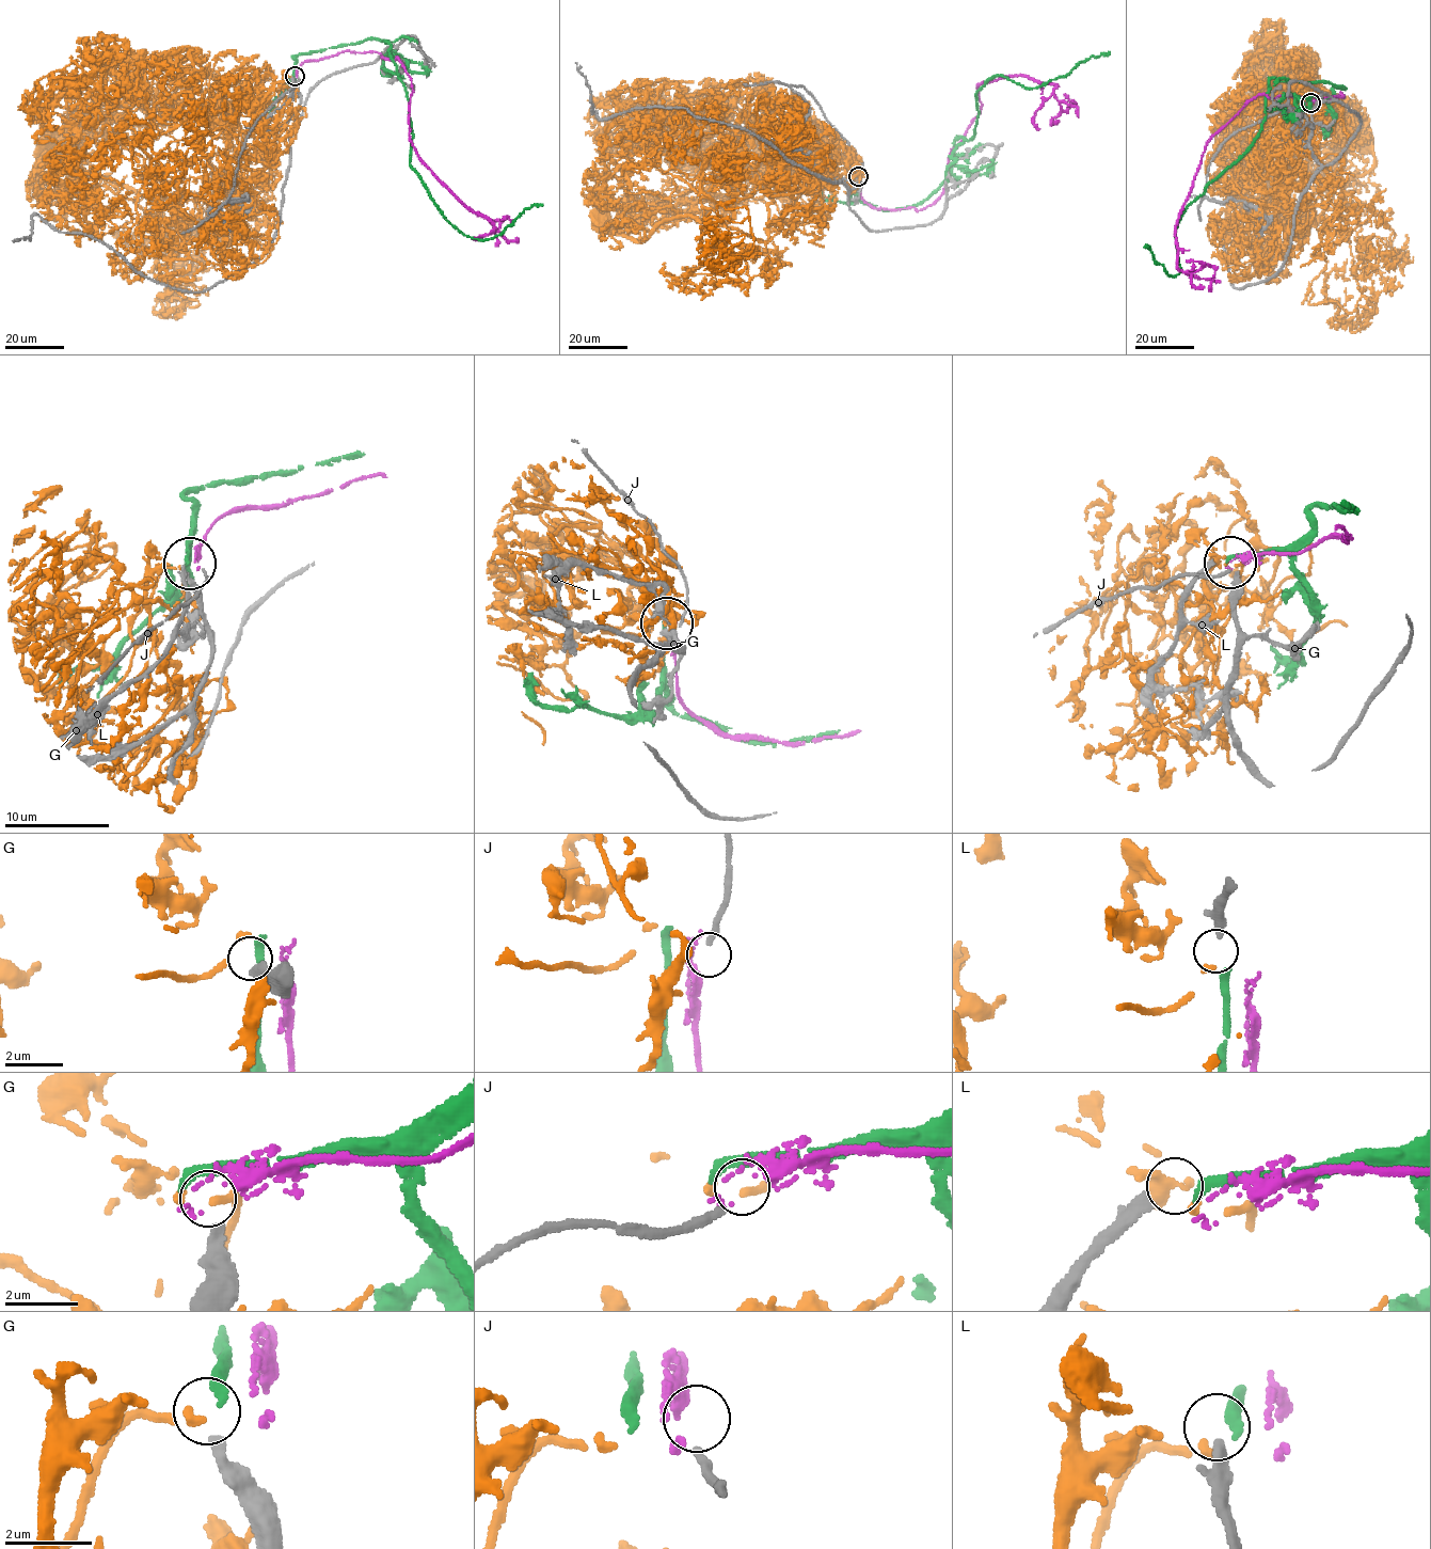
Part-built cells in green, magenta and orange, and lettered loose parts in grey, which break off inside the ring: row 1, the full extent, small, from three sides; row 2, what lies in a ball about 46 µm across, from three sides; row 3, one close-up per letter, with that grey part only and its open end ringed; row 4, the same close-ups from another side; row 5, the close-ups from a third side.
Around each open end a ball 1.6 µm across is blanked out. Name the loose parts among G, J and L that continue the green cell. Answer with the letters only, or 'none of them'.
none of them

